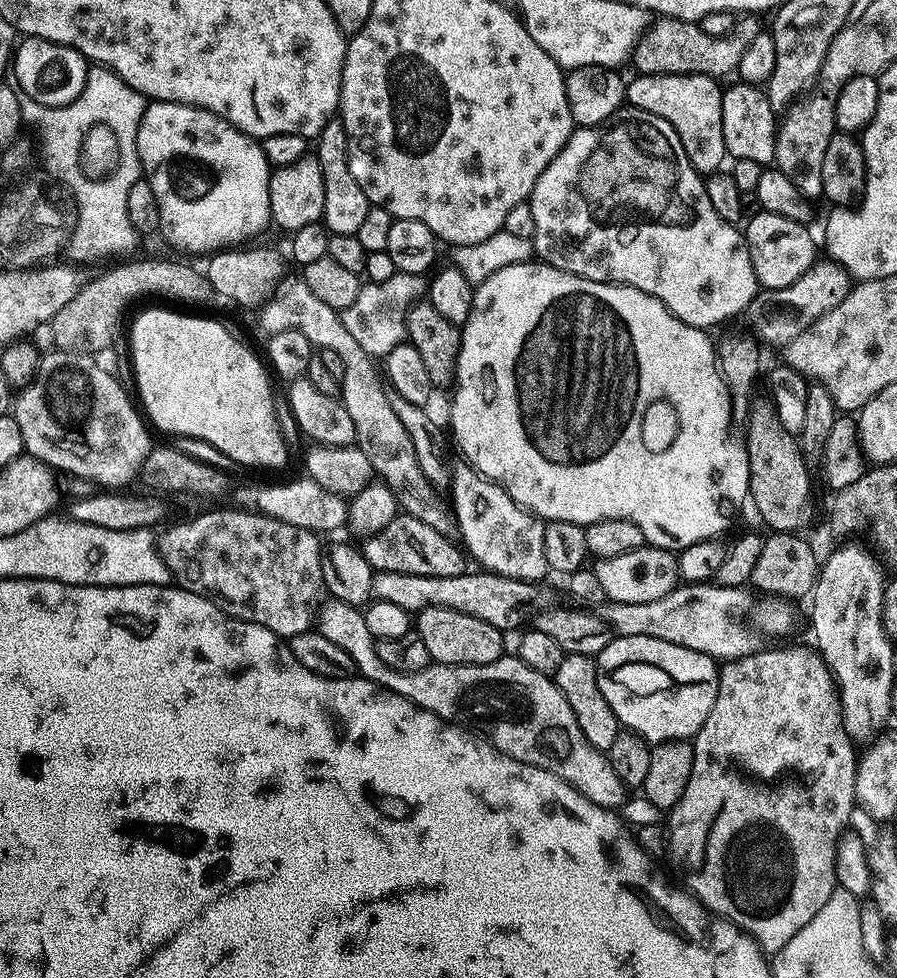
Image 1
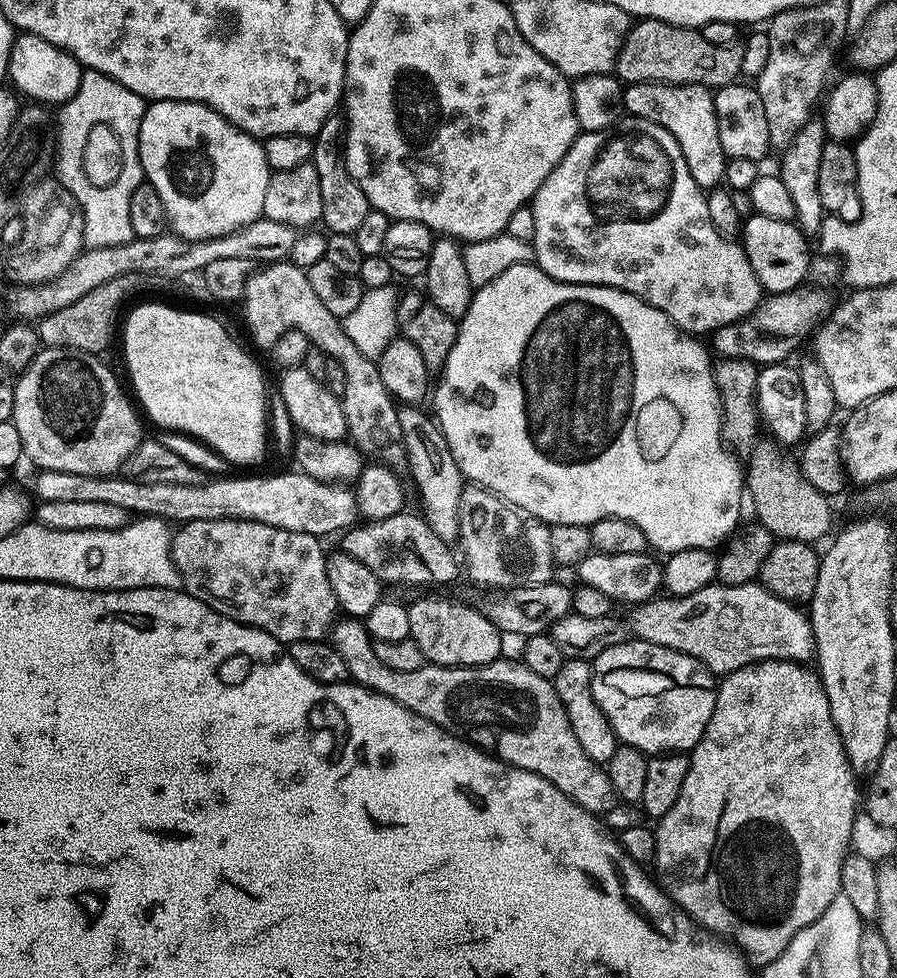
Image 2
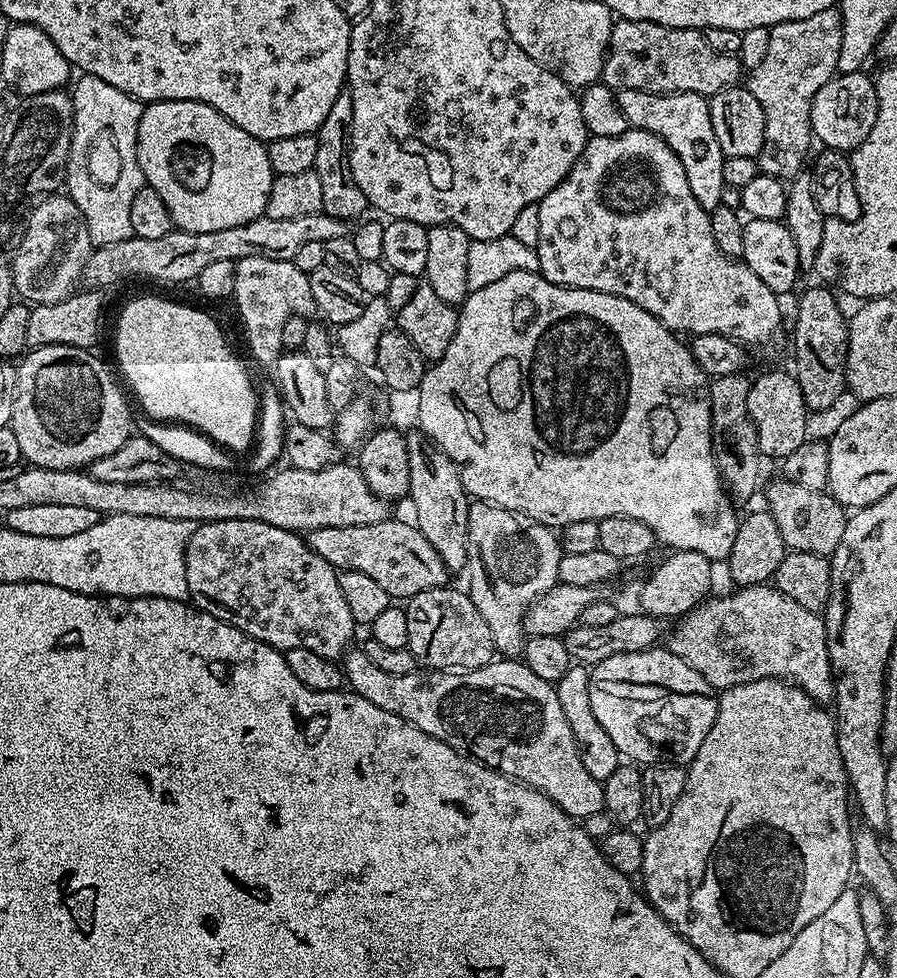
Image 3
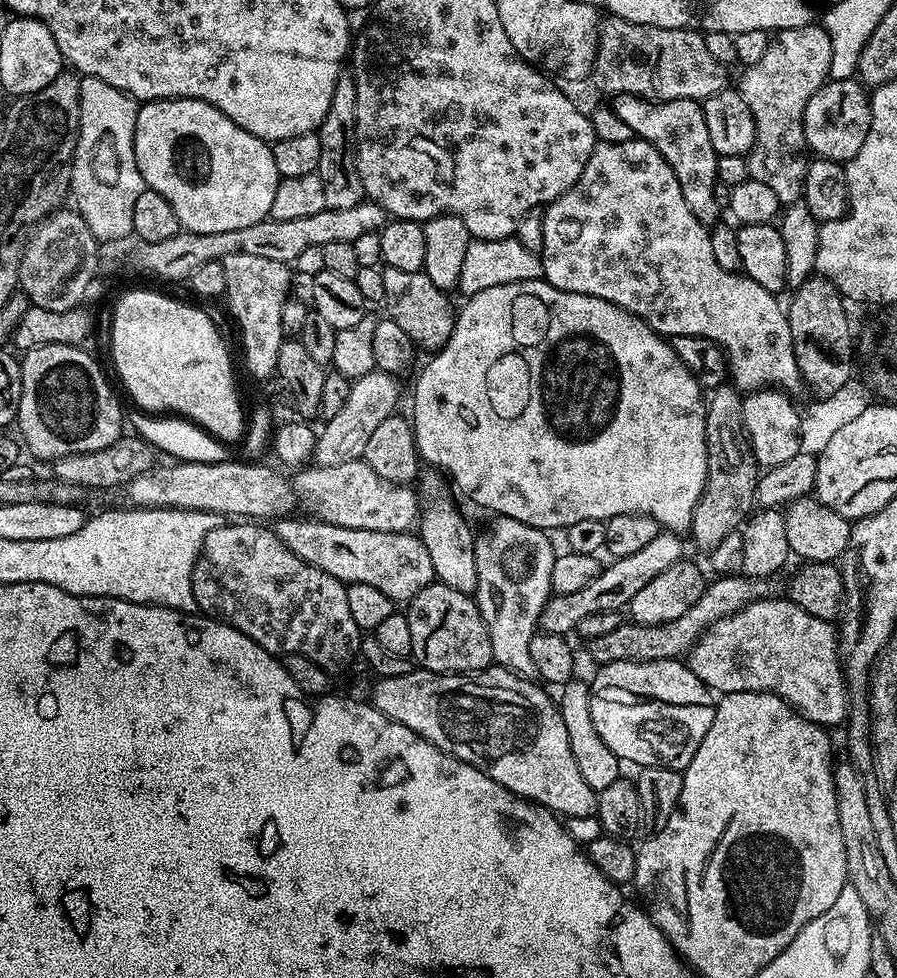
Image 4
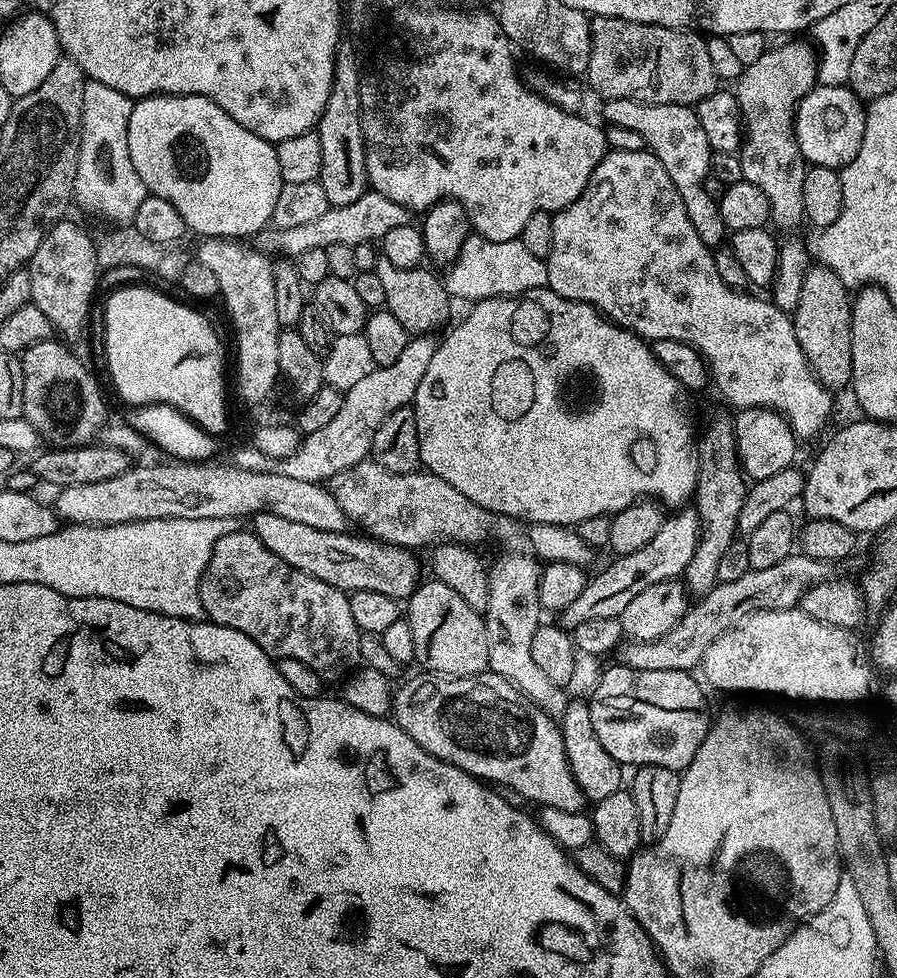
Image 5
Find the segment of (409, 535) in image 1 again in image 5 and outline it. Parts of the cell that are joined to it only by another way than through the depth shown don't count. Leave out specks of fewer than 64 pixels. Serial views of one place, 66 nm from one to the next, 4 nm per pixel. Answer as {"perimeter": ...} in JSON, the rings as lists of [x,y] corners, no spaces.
{"perimeter":[[[265,512],[253,515],[250,523],[250,531],[259,538],[262,546],[266,546],[266,550],[270,550],[270,554],[278,554],[282,562],[349,594],[358,590],[375,590],[377,594],[403,601],[421,583],[420,564],[412,557],[415,555],[397,544],[386,544],[364,534],[352,536],[351,531],[314,530],[314,526],[289,522],[287,518],[278,518],[278,514]]]}

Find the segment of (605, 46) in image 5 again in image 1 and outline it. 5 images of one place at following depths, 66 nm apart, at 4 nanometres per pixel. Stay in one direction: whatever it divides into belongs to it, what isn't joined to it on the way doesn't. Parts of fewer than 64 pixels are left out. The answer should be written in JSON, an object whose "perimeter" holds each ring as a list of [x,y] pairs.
{"perimeter":[[[744,14],[737,19],[736,25],[728,36],[711,36],[702,30],[699,23],[691,20],[679,20],[673,16],[653,19],[648,28],[637,38],[632,47],[630,64],[642,76],[661,76],[662,74],[700,74],[713,78],[728,76],[739,69],[742,54],[746,46],[758,38],[762,31],[761,17],[756,14]]]}

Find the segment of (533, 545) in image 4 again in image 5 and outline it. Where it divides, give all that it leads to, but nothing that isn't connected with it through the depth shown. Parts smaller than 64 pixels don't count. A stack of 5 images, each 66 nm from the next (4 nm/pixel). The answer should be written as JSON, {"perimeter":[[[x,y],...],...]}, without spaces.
{"perimeter":[[[508,552],[496,565],[488,568],[490,602],[488,609],[482,614],[488,631],[488,668],[509,680],[545,714],[559,718],[566,710],[569,693],[564,693],[567,691],[561,685],[550,682],[550,678],[546,678],[542,670],[538,670],[538,665],[530,655],[534,630],[538,630],[542,623],[542,609],[538,598],[542,564],[535,555],[525,552]]]}

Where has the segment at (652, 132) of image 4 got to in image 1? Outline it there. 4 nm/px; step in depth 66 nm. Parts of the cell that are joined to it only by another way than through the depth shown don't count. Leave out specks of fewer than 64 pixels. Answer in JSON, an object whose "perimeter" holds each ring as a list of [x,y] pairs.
{"perimeter":[[[662,74],[661,76],[642,76],[633,75],[633,80],[629,79],[626,84],[626,100],[629,105],[638,110],[646,110],[650,114],[658,114],[658,118],[666,118],[666,122],[670,122],[670,126],[674,126],[674,130],[678,134],[678,138],[682,142],[682,150],[686,150],[686,158],[690,158],[690,166],[694,166],[694,170],[701,174],[716,174],[721,171],[720,163],[726,160],[726,142],[722,138],[722,98],[724,93],[721,85],[713,77],[702,76],[700,74],[690,74],[682,76],[680,74]]]}

